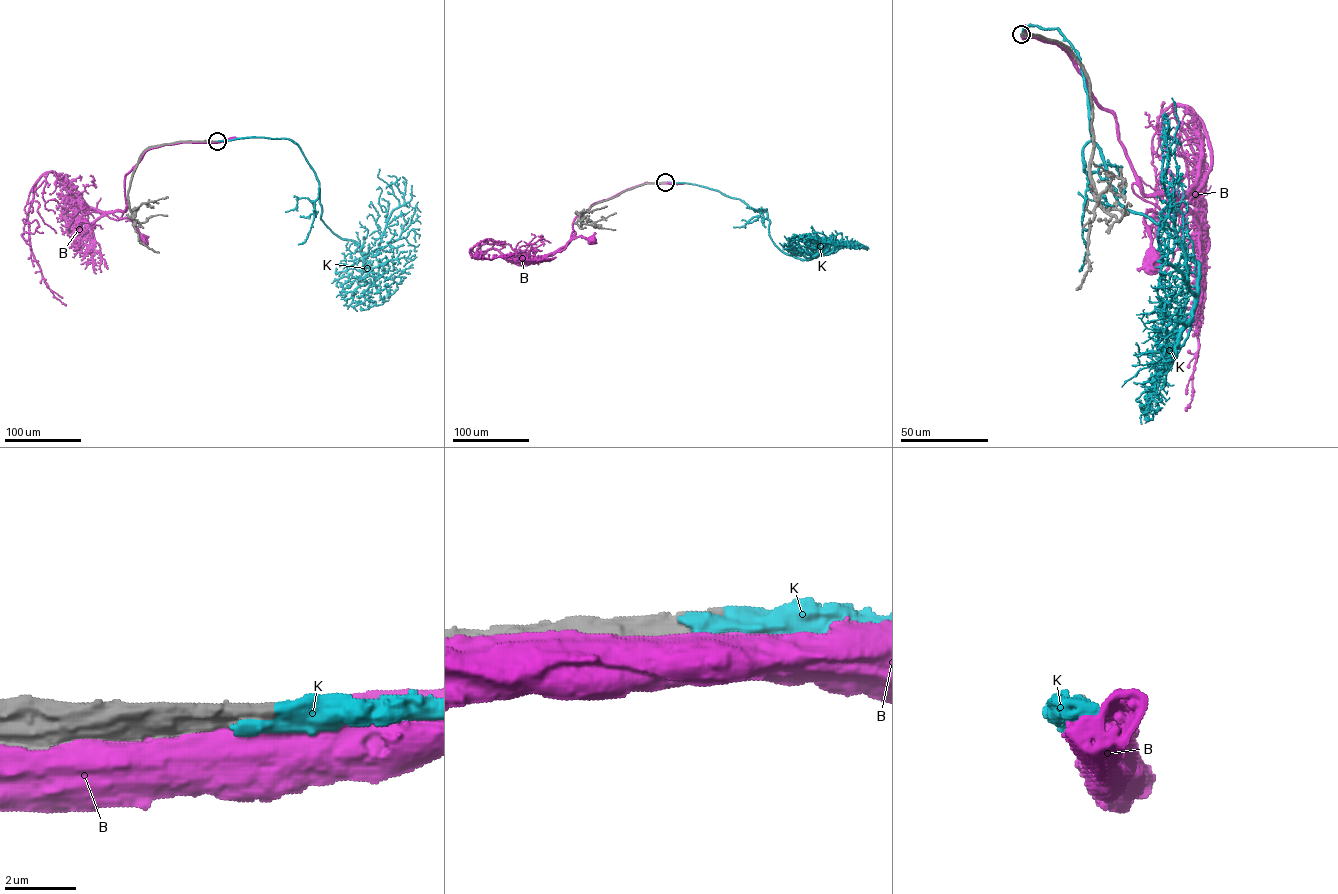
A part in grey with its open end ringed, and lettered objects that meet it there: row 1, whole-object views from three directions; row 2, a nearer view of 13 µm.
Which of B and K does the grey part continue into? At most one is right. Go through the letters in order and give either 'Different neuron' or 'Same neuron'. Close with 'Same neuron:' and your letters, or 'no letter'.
B: Different neuron
K: Same neuron
Same neuron: K

